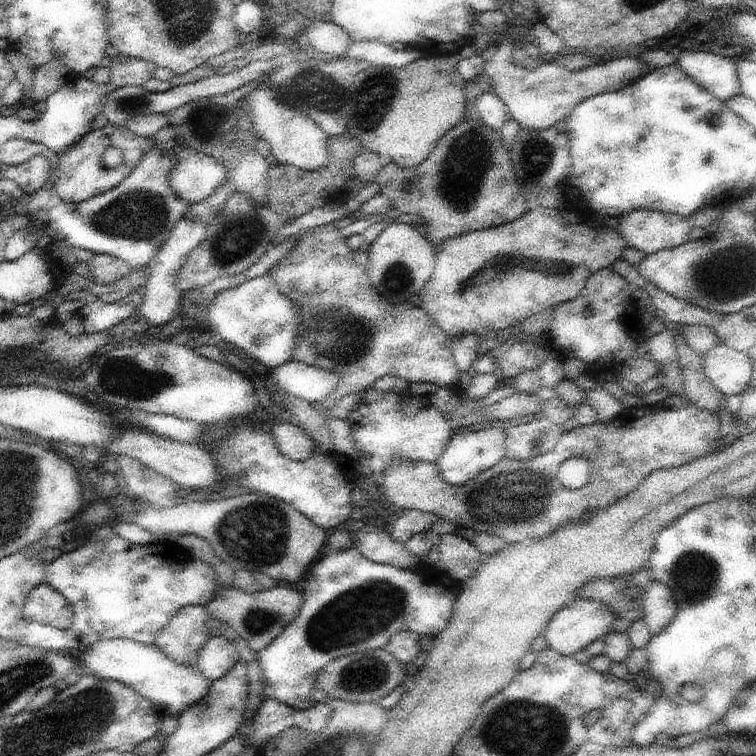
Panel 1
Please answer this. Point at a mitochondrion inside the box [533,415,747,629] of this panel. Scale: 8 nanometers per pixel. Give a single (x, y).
(695, 575)

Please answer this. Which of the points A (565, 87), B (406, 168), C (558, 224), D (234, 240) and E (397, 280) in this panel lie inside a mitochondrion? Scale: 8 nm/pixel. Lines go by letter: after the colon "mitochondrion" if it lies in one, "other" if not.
A: other
B: other
C: other
D: mitochondrion
E: mitochondrion

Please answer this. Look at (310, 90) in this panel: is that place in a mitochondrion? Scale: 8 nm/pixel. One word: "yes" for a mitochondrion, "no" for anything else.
yes

